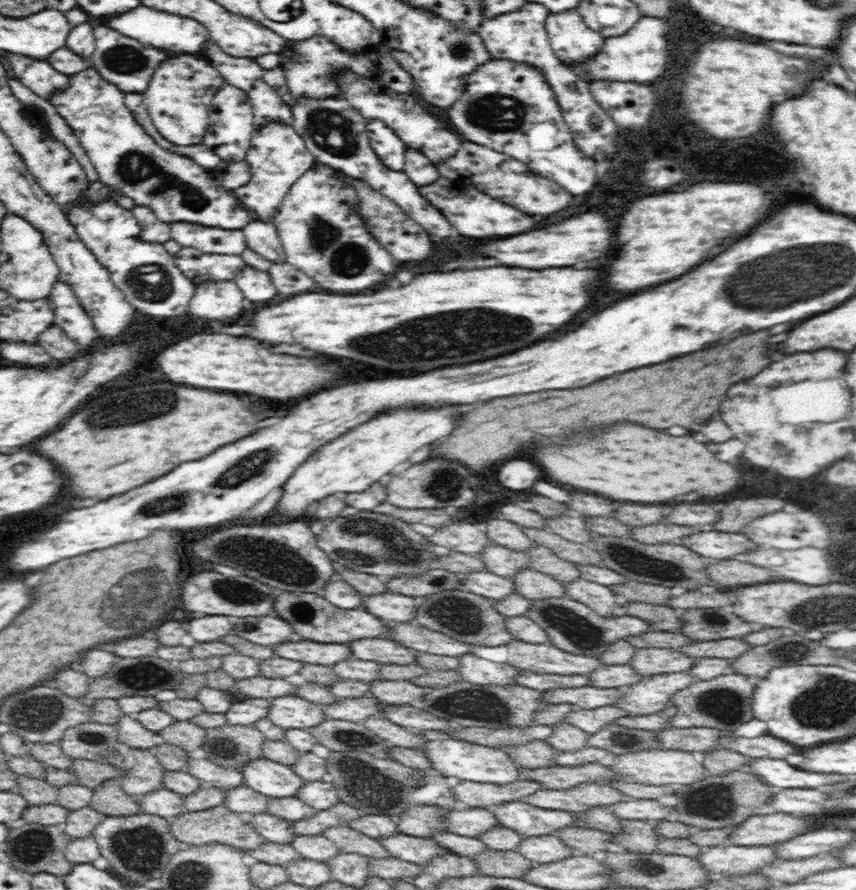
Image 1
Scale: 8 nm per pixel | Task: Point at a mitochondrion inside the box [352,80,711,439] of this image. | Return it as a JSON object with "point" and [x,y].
{"point":[498,112]}

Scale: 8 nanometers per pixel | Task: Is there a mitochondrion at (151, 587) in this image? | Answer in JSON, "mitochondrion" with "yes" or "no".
{"mitochondrion":"yes"}

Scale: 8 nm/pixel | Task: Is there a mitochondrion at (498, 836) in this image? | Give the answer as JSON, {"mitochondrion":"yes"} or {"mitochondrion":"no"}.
{"mitochondrion":"no"}

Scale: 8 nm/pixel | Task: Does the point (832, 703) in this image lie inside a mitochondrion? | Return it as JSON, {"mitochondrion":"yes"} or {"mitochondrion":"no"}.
{"mitochondrion":"yes"}

